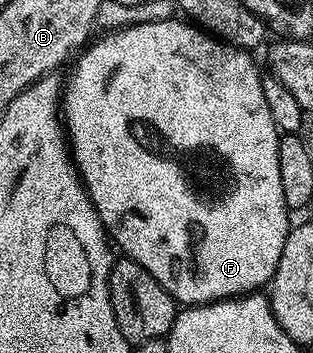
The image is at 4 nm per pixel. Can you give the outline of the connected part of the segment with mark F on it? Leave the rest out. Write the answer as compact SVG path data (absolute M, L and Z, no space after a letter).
M172 19L172 20L169 20L169 21L146 21L146 22L145 22L145 23L141 23L141 24L140 24L140 25L129 25L129 26L126 26L126 27L119 27L119 28L116 28L116 29L115 29L115 30L114 30L114 31L107 31L107 32L104 32L104 33L107 33L107 34L105 34L105 35L104 35L104 37L103 37L103 38L101 38L101 39L100 39L100 41L95 41L95 40L92 40L92 41L91 41L91 42L90 42L90 44L88 44L88 45L87 45L87 46L86 46L86 48L84 48L84 49L83 49L83 50L82 50L82 52L80 52L80 53L79 53L79 54L78 54L78 57L79 57L79 56L80 56L80 57L79 57L79 62L77 62L77 63L76 63L76 65L75 65L75 70L73 70L73 71L72 71L72 73L71 73L71 78L69 78L69 79L68 79L68 81L67 81L67 85L66 85L66 81L65 81L65 88L64 88L64 89L63 89L63 90L62 90L62 93L61 93L61 117L62 117L62 120L63 120L63 121L64 121L64 122L65 122L65 137L66 137L66 140L67 140L67 141L68 141L68 142L69 142L69 156L70 156L70 158L71 158L71 160L72 160L72 162L73 162L73 164L74 164L74 166L75 166L75 168L76 168L76 169L78 169L78 170L79 170L79 178L81 178L81 180L83 180L83 186L85 186L85 187L86 187L86 188L87 188L87 194L88 194L88 195L89 195L89 199L90 199L90 200L91 200L91 202L92 202L92 203L93 203L93 207L94 207L94 208L95 208L95 210L96 210L96 211L97 211L97 215L98 215L98 216L99 216L99 218L100 218L100 219L101 219L101 223L102 223L102 224L103 224L103 228L104 228L104 229L106 229L106 231L107 231L107 236L108 236L108 238L110 238L110 240L111 240L111 241L112 241L112 242L114 242L114 244L115 244L115 245L116 245L116 246L117 246L117 249L118 249L118 245L117 245L117 244L119 244L119 249L120 249L120 250L119 250L119 249L118 249L118 252L119 252L119 253L120 253L120 254L122 254L122 256L124 256L124 257L132 257L132 259L133 259L133 260L135 260L135 261L136 261L136 262L137 262L137 263L141 263L141 267L145 267L145 271L149 271L149 275L153 275L153 279L157 279L157 283L161 283L161 287L165 287L165 291L169 291L169 295L170 295L170 296L171 296L171 297L173 297L173 298L175 298L175 300L176 300L176 302L178 302L178 304L179 304L179 305L180 305L180 306L183 306L183 307L190 307L190 306L192 306L192 305L209 305L209 304L211 304L211 302L213 302L213 301L226 301L226 300L227 300L227 298L229 298L229 297L237 297L237 296L240 296L240 295L242 295L242 294L244 294L244 293L253 293L253 292L256 292L256 291L259 291L259 290L262 290L262 289L263 289L263 288L264 288L264 286L266 286L266 285L267 285L267 284L268 284L268 282L270 282L270 280L271 280L271 277L272 277L272 276L273 276L273 275L274 275L274 273L275 273L275 272L276 272L276 271L277 271L277 267L278 267L278 266L279 266L279 260L280 260L280 259L281 259L281 247L285 247L285 239L286 239L286 238L287 238L287 234L288 234L288 232L289 232L289 224L288 224L288 225L287 225L287 216L289 216L289 210L288 210L288 207L287 207L287 204L286 204L286 203L285 203L285 193L284 193L284 192L283 192L283 191L281 191L281 167L280 167L280 166L279 166L279 160L278 160L278 159L277 159L277 151L278 151L278 150L279 150L279 139L280 139L280 136L281 136L281 134L280 134L280 132L279 132L279 130L278 130L278 129L276 129L276 128L275 128L275 124L274 124L274 123L273 123L273 115L269 115L269 103L265 103L265 91L264 91L264 90L263 90L263 77L262 77L262 76L261 76L261 72L260 72L260 73L259 73L259 69L258 69L258 67L257 67L257 66L255 66L255 61L254 61L254 59L253 59L253 58L251 58L251 57L254 57L254 56L252 56L252 54L251 54L251 53L250 53L250 52L248 52L248 50L245 50L245 49L237 49L237 48L235 48L235 46L233 46L233 45L228 45L228 44L226 44L226 43L224 43L224 42L222 42L222 41L220 41L220 40L218 40L218 39L216 39L216 38L215 38L215 37L214 37L214 36L212 36L212 34L210 34L210 33L208 33L208 32L206 32L206 31L204 31L204 30L202 30L202 29L200 29L200 28L198 28L198 27L196 27L196 26L195 26L195 25L194 25L194 24L191 24L191 23L188 23L188 22L187 22L187 21L186 21L186 20L183 20L183 19Z

